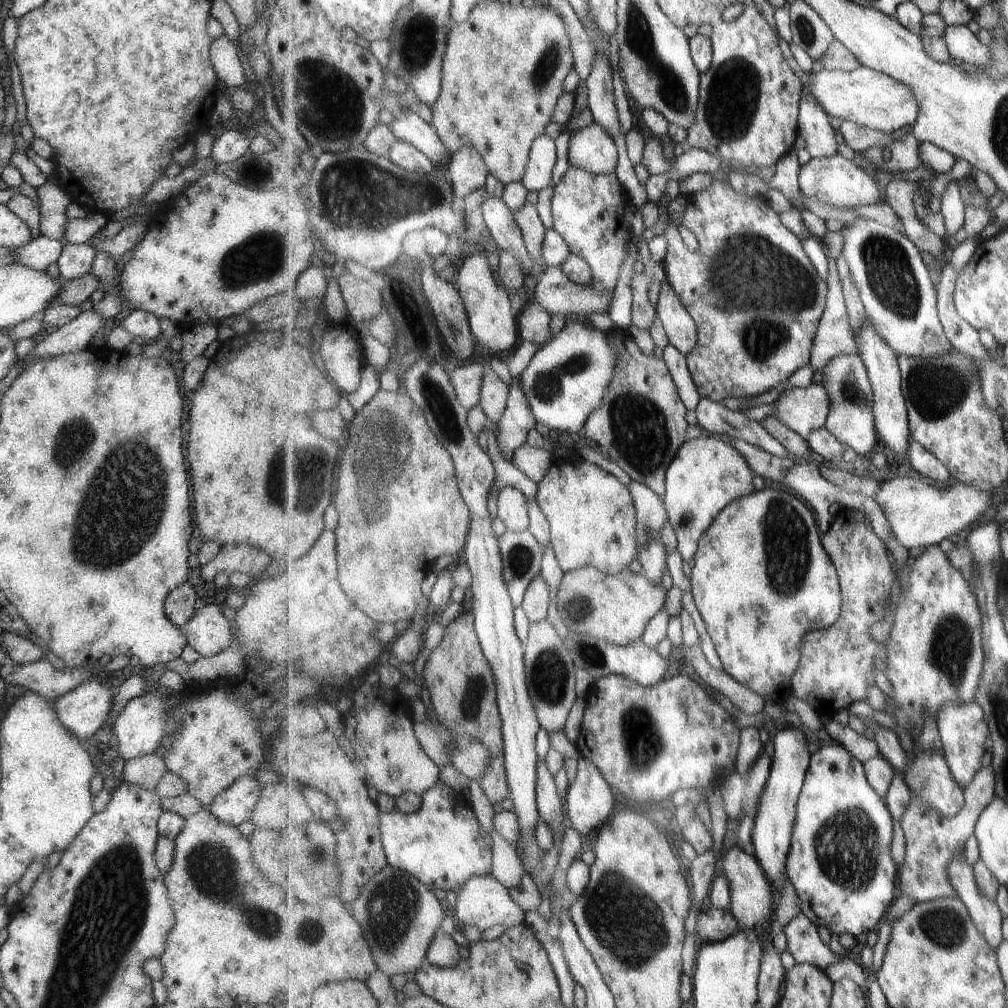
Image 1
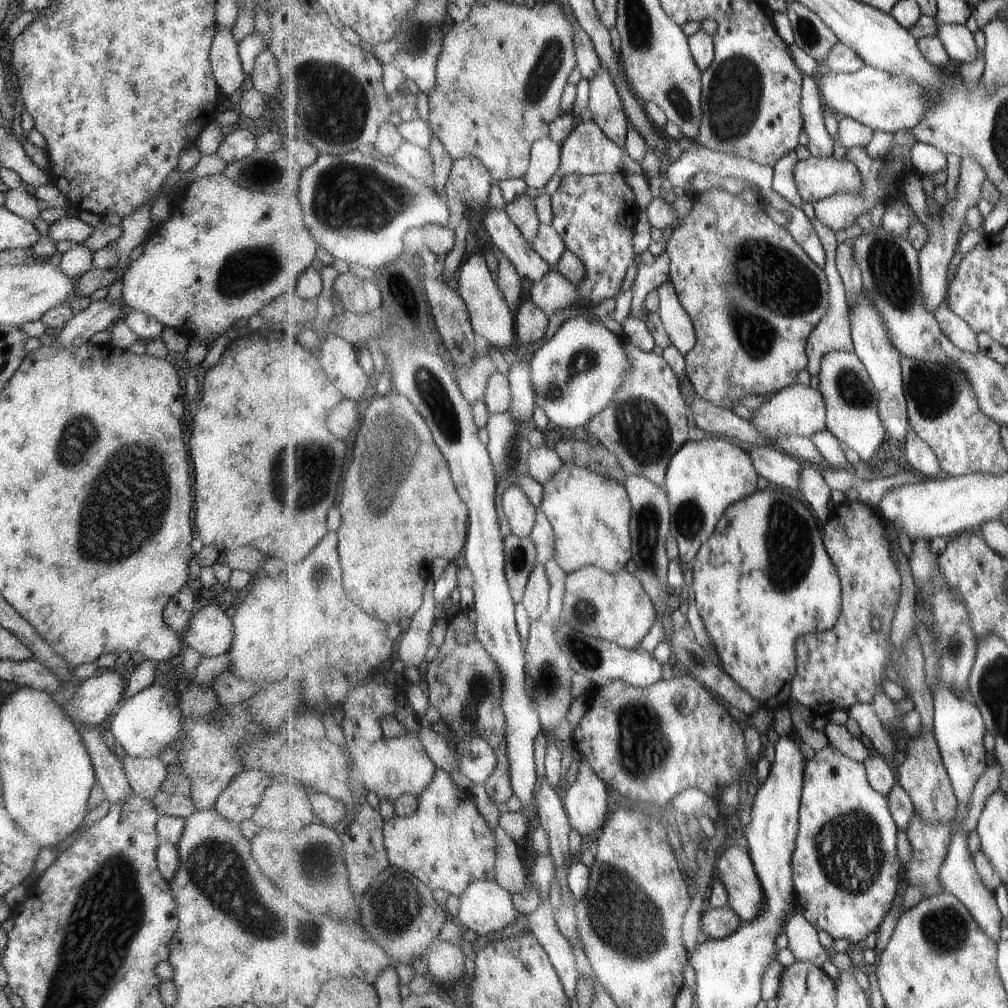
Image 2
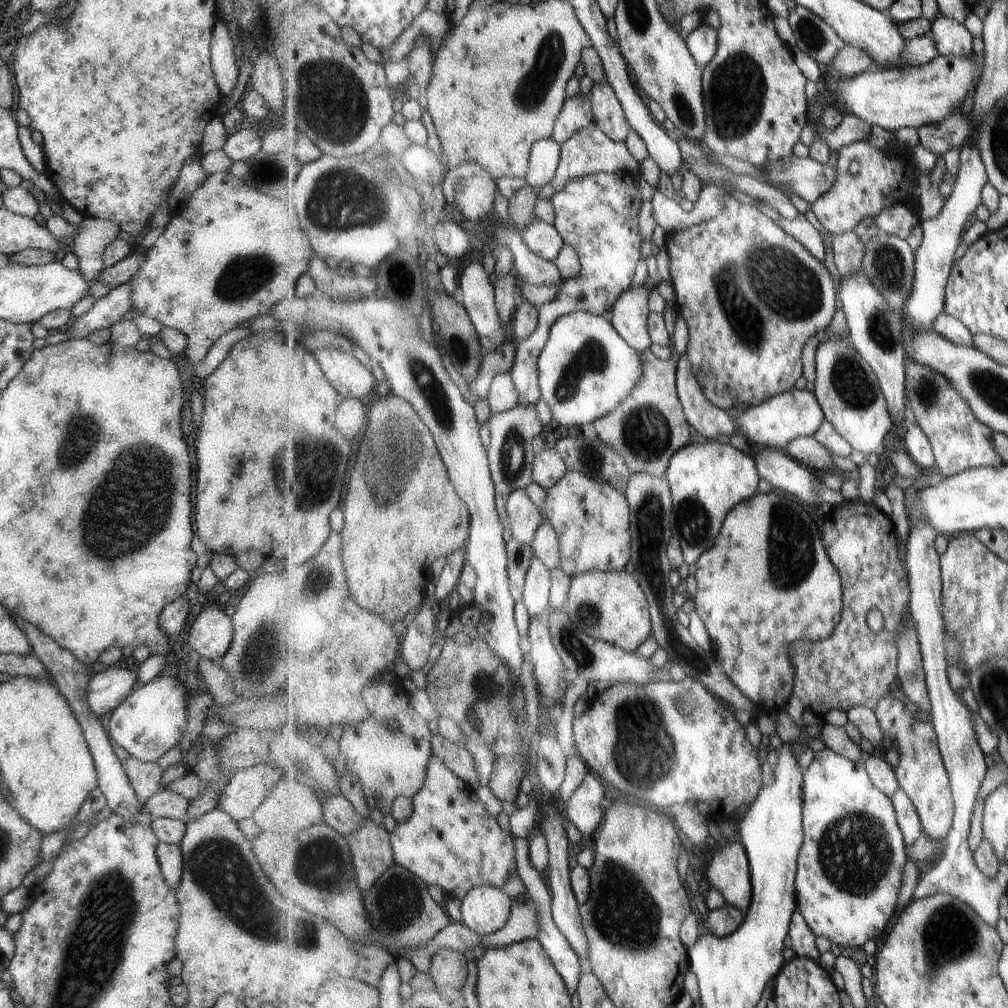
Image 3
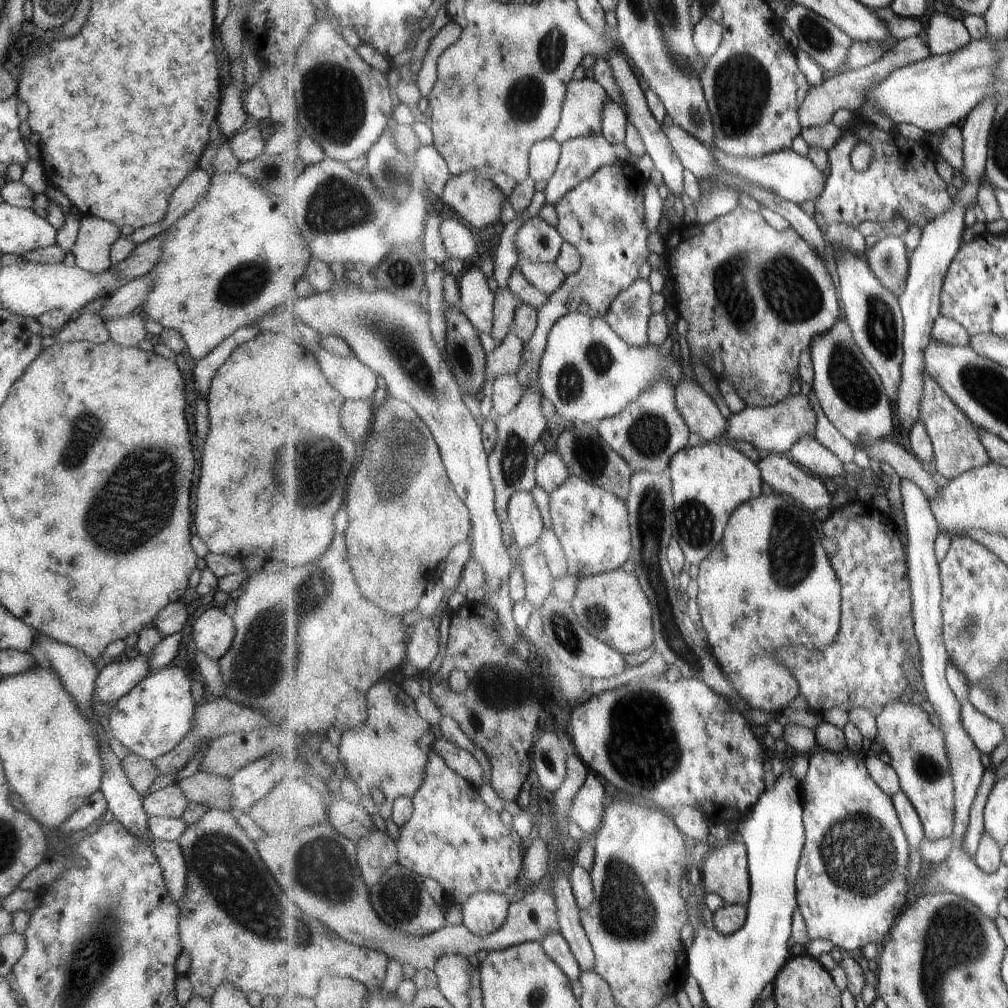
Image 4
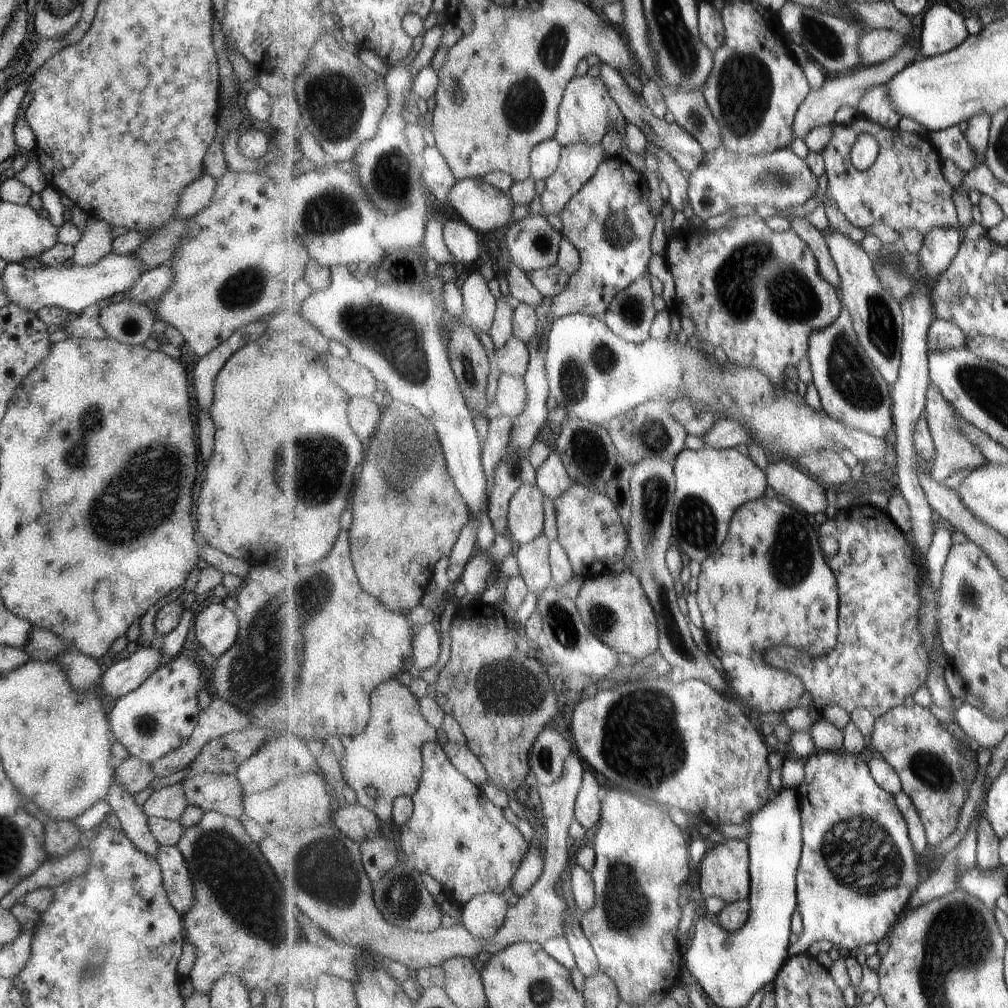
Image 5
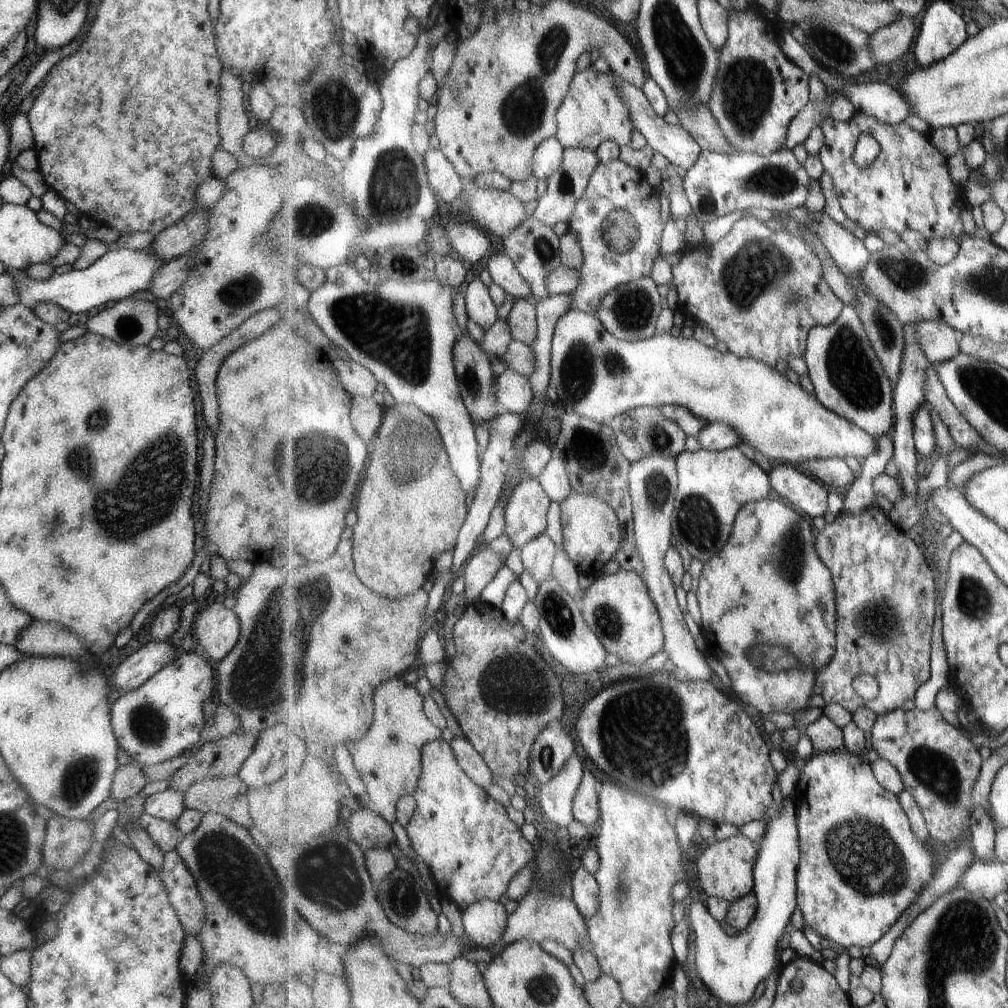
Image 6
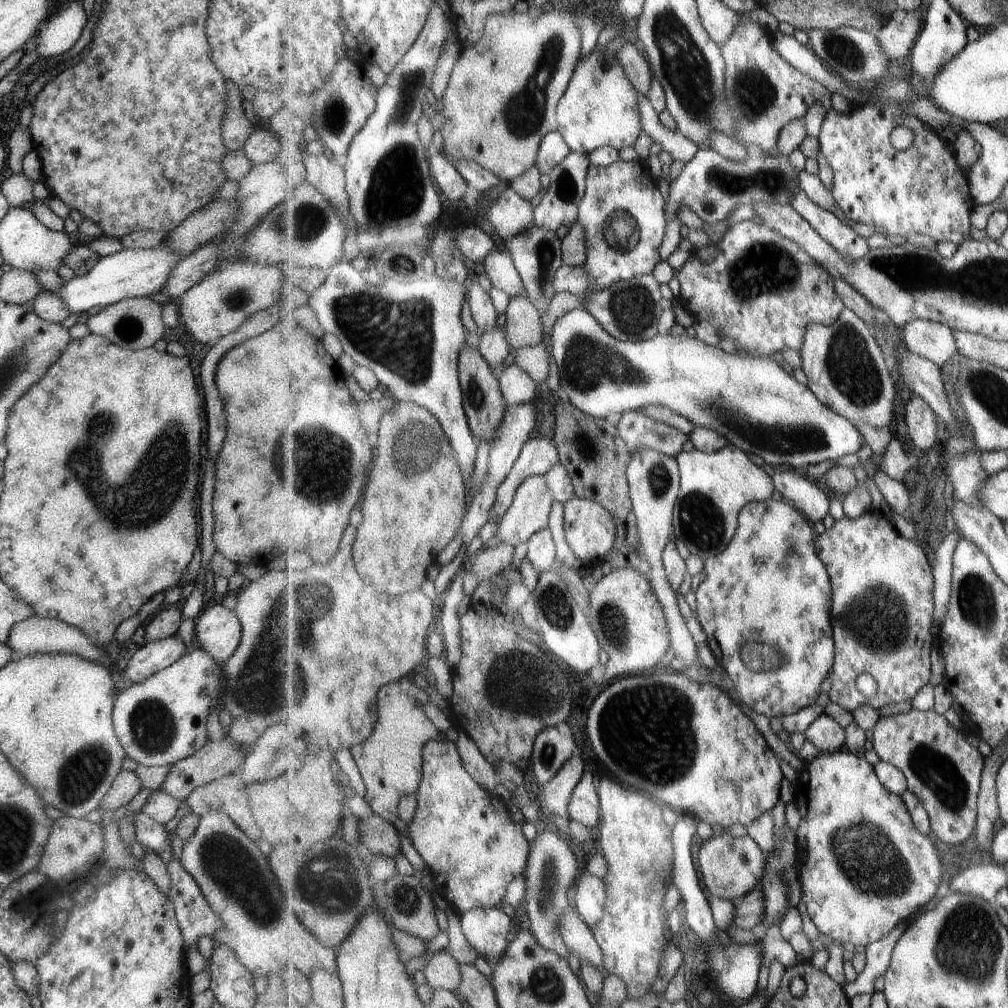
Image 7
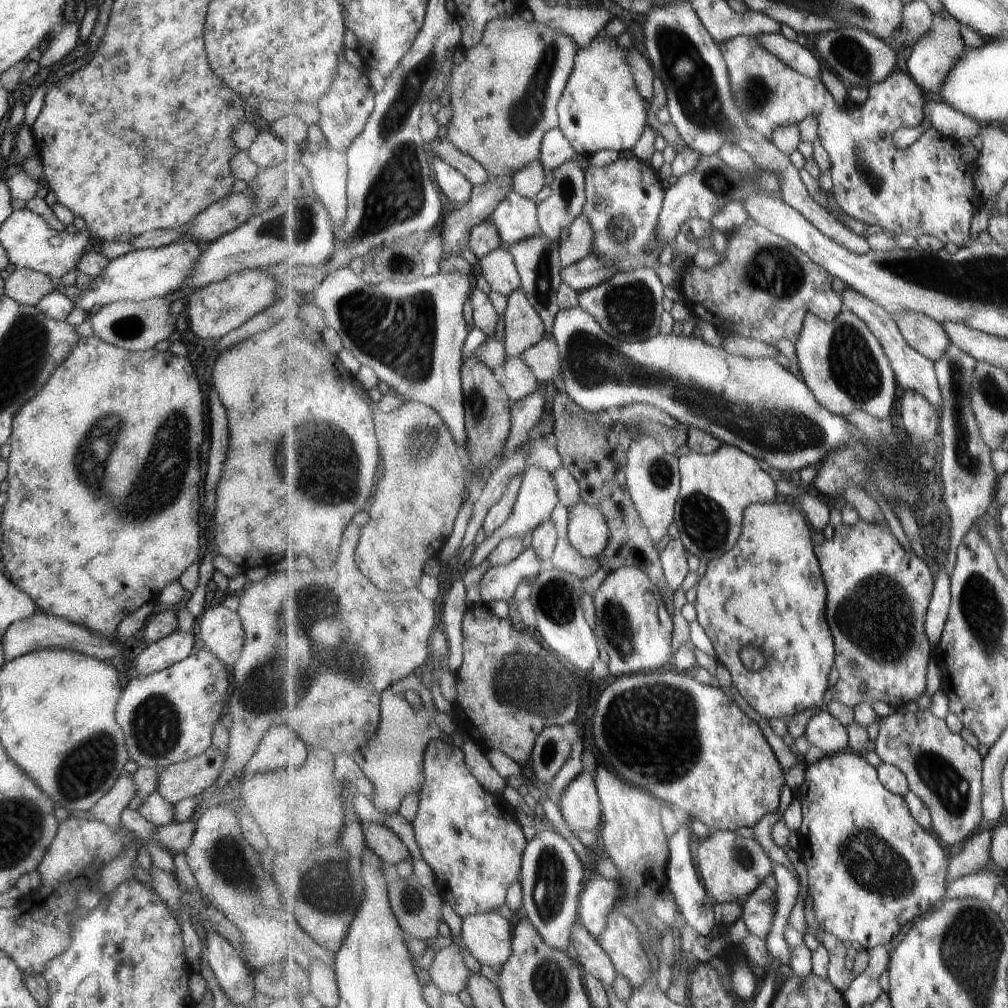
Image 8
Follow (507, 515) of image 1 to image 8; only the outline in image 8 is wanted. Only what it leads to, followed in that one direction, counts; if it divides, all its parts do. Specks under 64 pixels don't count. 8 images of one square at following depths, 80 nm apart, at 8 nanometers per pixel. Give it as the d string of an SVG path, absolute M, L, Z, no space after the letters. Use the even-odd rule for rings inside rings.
M531 465L523 476L522 487L519 489L515 506L513 507L511 516L498 528L489 538L485 539L478 545L471 557L471 568L479 566L483 558L487 558L500 543L507 537L522 537L527 532L533 532L540 524L551 520L551 514L555 510L555 506L559 504L560 498L556 489L556 484L552 473L547 469Z

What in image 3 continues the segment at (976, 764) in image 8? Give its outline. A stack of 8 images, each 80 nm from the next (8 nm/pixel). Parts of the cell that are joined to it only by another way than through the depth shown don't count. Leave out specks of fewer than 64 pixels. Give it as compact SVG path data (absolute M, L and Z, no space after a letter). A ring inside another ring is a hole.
M891 696L879 700L875 714L889 746L895 748L900 757L893 767L900 789L911 798L925 832L933 838L946 838L954 824L956 805L934 725L926 720L917 720L911 710L905 709L905 702Z

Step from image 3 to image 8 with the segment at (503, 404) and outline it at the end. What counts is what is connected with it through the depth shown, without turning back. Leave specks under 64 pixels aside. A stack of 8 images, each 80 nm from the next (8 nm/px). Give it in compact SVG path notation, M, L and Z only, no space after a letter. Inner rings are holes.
M510 357L505 361L503 378L503 389L511 403L527 398L538 388L538 378L523 357Z

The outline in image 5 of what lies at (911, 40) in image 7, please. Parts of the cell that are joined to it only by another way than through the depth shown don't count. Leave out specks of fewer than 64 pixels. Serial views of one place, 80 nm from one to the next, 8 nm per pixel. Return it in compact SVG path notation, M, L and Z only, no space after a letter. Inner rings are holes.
M874 29L867 30L859 42L859 54L861 54L862 67L874 66L887 62L889 58L893 58L903 44L907 42L903 34L895 30Z

